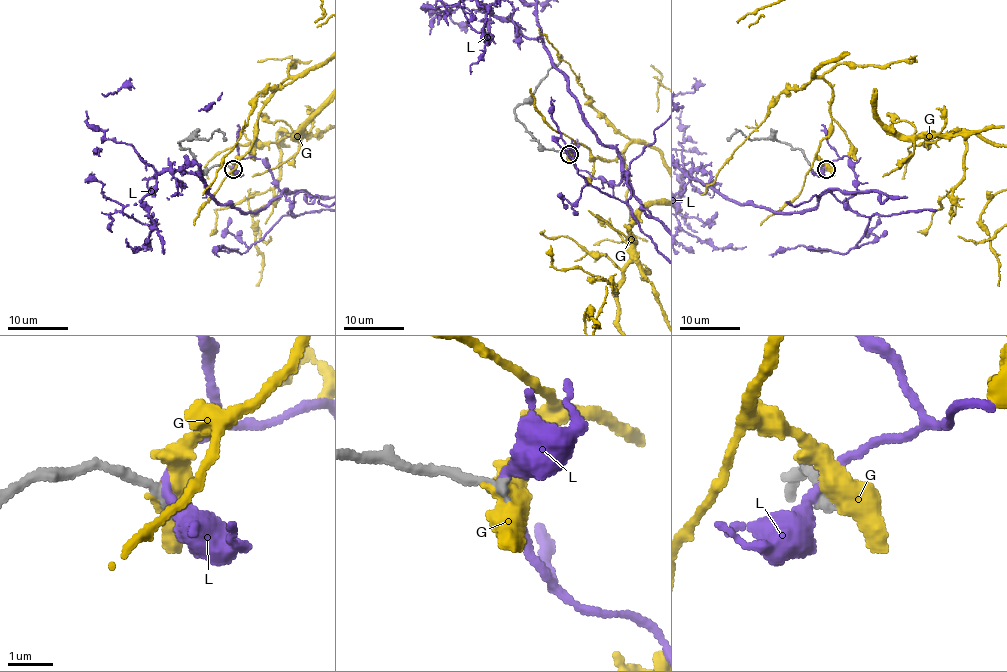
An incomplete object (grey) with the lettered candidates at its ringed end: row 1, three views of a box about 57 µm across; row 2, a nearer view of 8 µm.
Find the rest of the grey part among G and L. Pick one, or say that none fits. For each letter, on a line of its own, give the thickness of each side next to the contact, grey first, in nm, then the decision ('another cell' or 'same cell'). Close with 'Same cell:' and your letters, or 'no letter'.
G: calibres 240 and 480 nm; another cell
L: calibres 260 and 240 nm; another cell
Same cell: no letter

